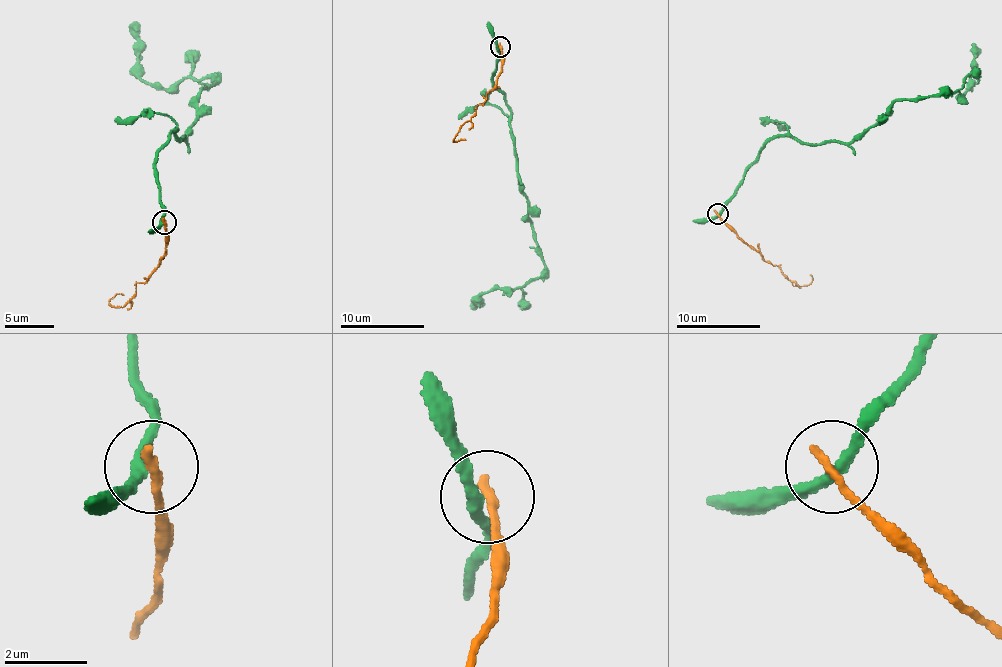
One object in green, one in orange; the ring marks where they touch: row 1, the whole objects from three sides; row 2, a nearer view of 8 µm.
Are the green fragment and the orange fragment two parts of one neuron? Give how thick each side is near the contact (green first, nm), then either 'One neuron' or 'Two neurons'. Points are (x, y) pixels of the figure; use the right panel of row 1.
Thickness 260 nm (green) against 240 nm. Two neurons

